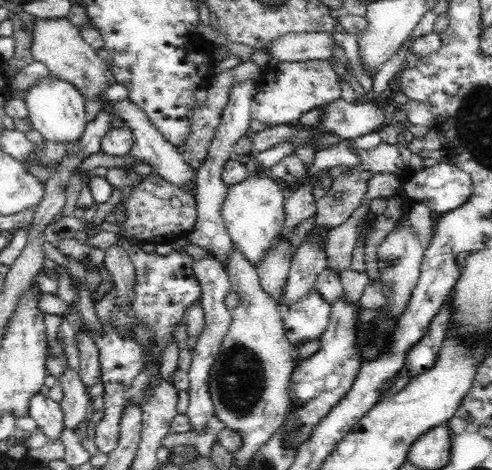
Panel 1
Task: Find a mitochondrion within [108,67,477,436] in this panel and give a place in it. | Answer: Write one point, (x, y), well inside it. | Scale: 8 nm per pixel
(239, 380)

